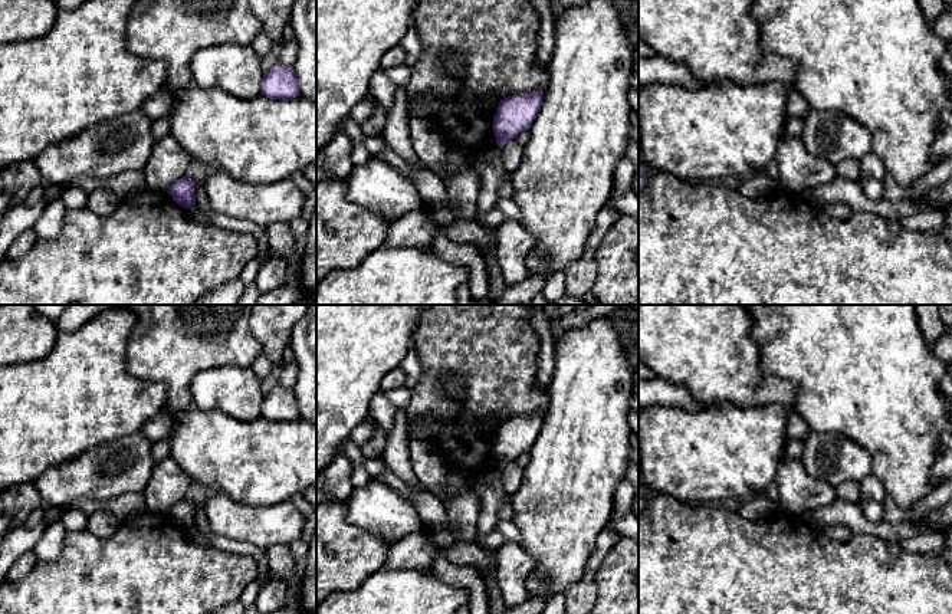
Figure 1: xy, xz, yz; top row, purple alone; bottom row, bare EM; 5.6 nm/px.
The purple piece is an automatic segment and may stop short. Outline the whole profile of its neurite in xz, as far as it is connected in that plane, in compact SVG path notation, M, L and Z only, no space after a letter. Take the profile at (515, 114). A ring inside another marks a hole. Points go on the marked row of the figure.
M539 91L508 96L499 102L493 121L496 145L503 147L522 131L529 129L536 118L544 93Z

